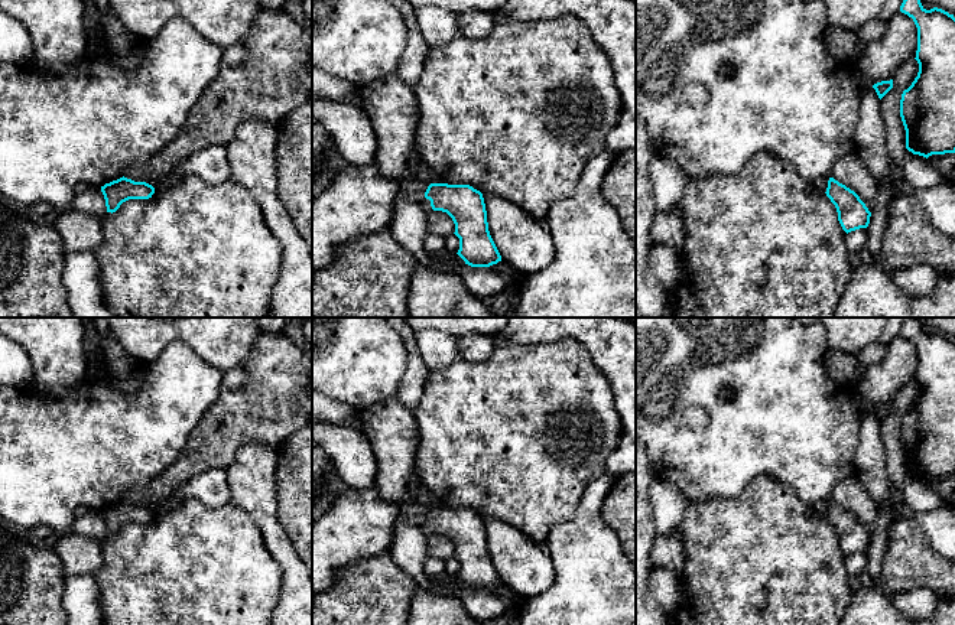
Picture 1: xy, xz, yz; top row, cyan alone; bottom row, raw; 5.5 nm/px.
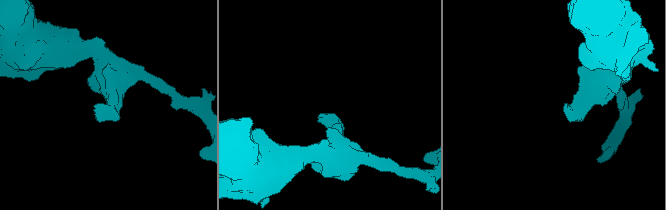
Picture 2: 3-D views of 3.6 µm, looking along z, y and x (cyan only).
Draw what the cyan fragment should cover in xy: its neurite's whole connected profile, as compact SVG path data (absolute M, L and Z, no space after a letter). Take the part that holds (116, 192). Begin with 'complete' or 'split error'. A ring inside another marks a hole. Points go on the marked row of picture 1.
complete | M120 178L101 186L105 199L107 212L116 212L120 205L129 199L149 199L155 193L155 188L146 182L134 182Z

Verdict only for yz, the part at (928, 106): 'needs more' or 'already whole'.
already whole

